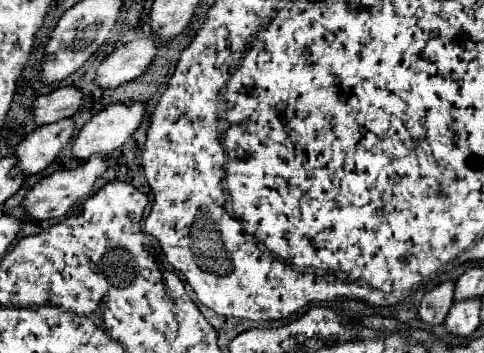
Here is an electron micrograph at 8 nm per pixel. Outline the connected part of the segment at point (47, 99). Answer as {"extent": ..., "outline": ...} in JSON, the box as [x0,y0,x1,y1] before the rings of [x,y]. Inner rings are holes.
{"extent":[34,85,84,125],"outline":[[[64,85],[48,95],[40,95],[34,101],[34,117],[38,125],[54,123],[64,117],[72,117],[84,107],[84,93],[74,85]]]}

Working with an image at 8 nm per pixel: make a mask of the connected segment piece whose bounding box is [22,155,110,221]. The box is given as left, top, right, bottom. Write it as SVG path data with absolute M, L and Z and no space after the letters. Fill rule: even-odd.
M92 155L88 161L80 163L76 169L64 169L64 171L54 171L50 177L44 177L40 183L36 183L30 193L24 199L24 209L26 213L36 219L36 221L44 221L44 219L60 219L64 217L72 205L76 201L80 201L82 197L86 197L92 189L96 179L110 167L110 159L108 155Z

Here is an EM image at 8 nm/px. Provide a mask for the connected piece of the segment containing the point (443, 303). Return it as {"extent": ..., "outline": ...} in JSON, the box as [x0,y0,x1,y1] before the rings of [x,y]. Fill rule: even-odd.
{"extent":[418,279,456,325],"outline":[[[456,279],[444,281],[424,295],[424,299],[420,303],[420,311],[418,311],[422,321],[426,321],[430,325],[438,325],[446,319],[446,313],[450,311],[452,303],[454,303],[454,283],[456,283]]]}

